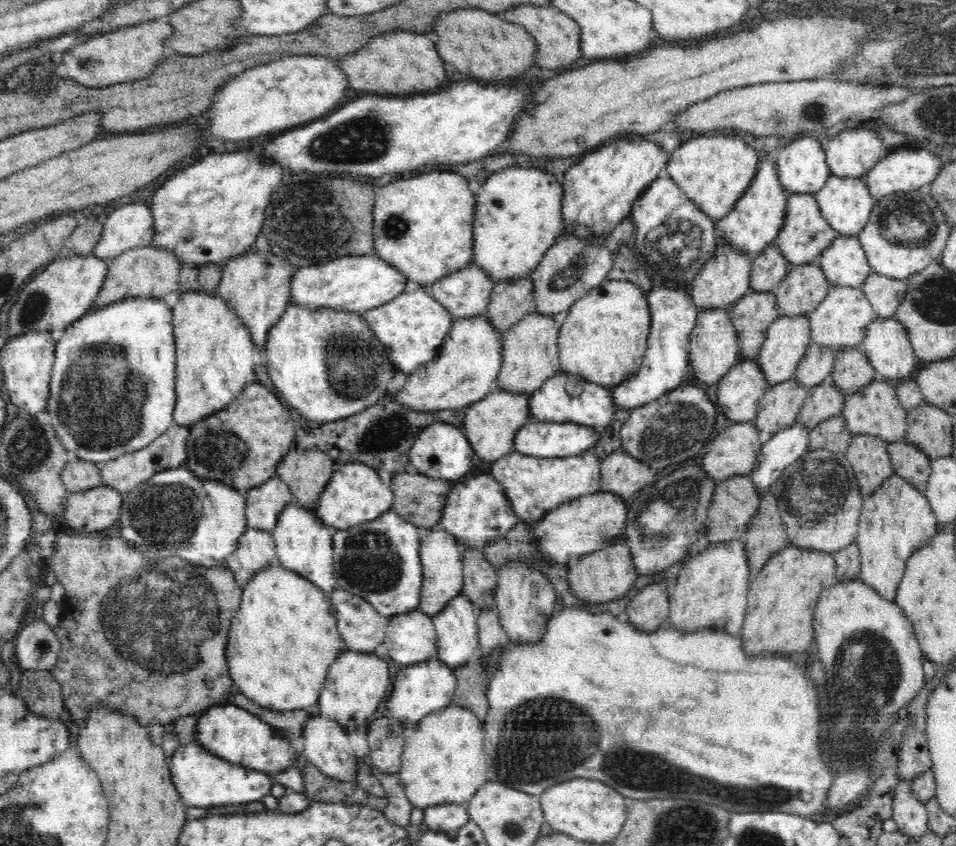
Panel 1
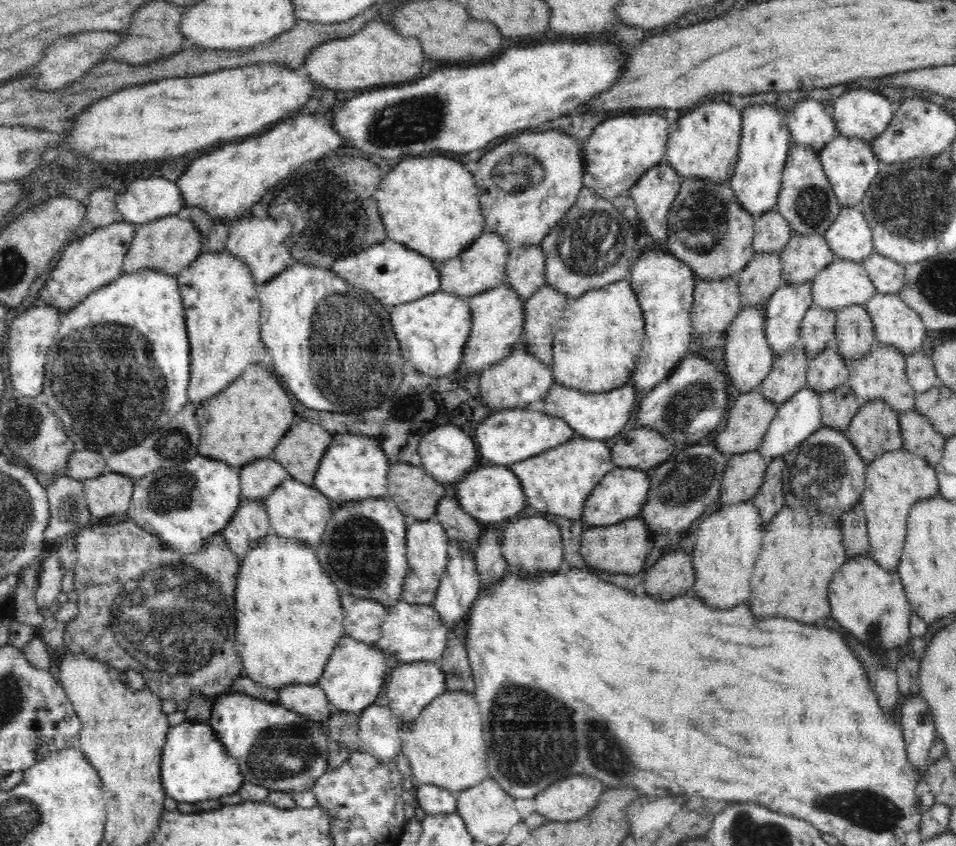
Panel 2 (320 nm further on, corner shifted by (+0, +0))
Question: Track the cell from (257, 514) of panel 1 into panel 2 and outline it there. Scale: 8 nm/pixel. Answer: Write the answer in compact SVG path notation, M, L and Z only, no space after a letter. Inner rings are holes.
M272 457L250 461L240 468L241 499L262 503L288 477L288 471Z

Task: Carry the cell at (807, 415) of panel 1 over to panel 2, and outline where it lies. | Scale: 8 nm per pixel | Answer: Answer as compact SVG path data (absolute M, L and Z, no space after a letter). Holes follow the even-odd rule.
M829 345L809 361L807 387L815 393L824 393L842 386L849 380L847 362Z

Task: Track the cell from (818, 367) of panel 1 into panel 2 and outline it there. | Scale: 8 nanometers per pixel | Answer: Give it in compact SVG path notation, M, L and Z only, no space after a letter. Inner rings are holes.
M812 305L804 315L800 329L800 343L809 361L829 345L833 345L837 314Z

